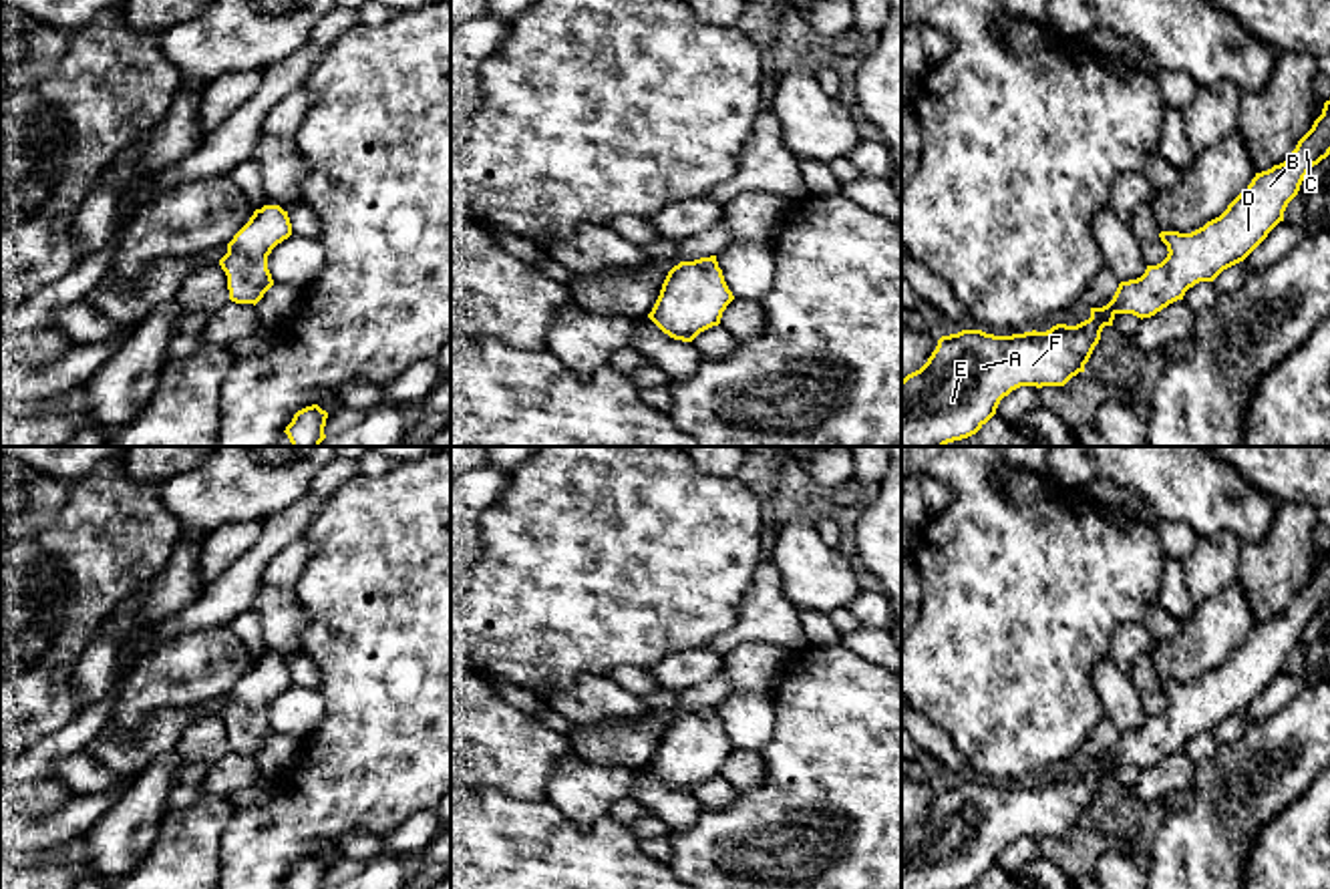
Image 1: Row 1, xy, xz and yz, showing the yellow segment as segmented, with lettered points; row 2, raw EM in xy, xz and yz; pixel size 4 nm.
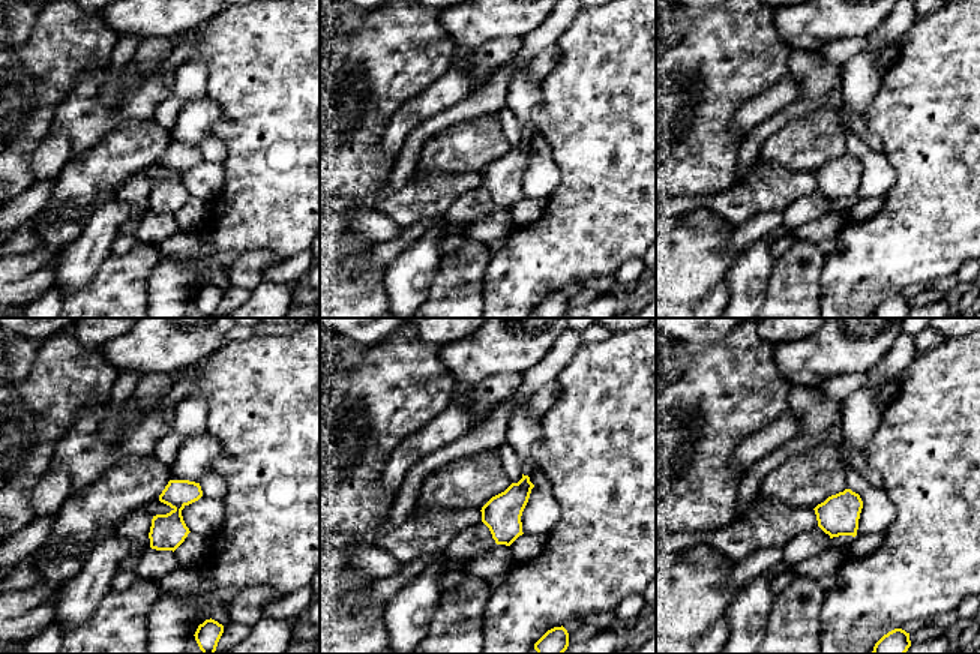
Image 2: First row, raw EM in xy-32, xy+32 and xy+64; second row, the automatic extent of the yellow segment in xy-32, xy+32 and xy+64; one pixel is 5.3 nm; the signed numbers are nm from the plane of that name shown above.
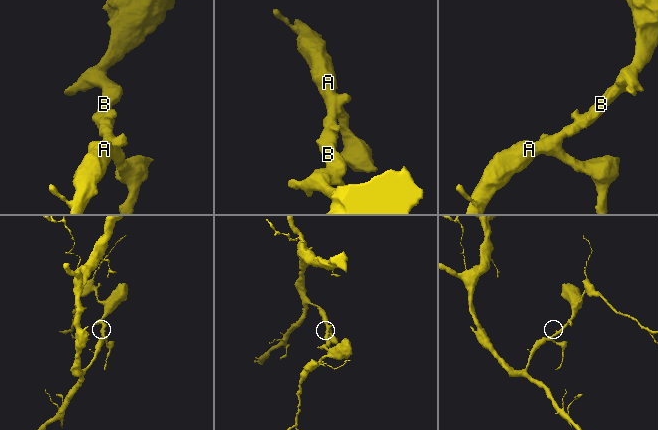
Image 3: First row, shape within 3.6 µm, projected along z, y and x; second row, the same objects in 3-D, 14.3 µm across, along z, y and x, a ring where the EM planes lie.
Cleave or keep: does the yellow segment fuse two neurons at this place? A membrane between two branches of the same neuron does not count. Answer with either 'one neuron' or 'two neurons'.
one neuron

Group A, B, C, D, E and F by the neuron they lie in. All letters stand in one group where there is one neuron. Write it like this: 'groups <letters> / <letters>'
groups A B C D E F

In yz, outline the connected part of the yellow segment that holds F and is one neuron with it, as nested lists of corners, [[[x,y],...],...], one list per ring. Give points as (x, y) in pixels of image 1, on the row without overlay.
[[[1330,551],[1292,605],[1256,624],[1227,660],[1191,684],[1161,682],[1167,708],[1137,730],[1121,732],[1113,750],[1091,768],[1046,782],[994,786],[962,780],[942,786],[928,813],[901,831],[901,889],[968,889],[1020,837],[1064,837],[1085,823],[1105,776],[1117,764],[1151,768],[1183,750],[1199,732],[1213,732],[1243,712],[1284,672],[1308,621],[1330,605]]]

